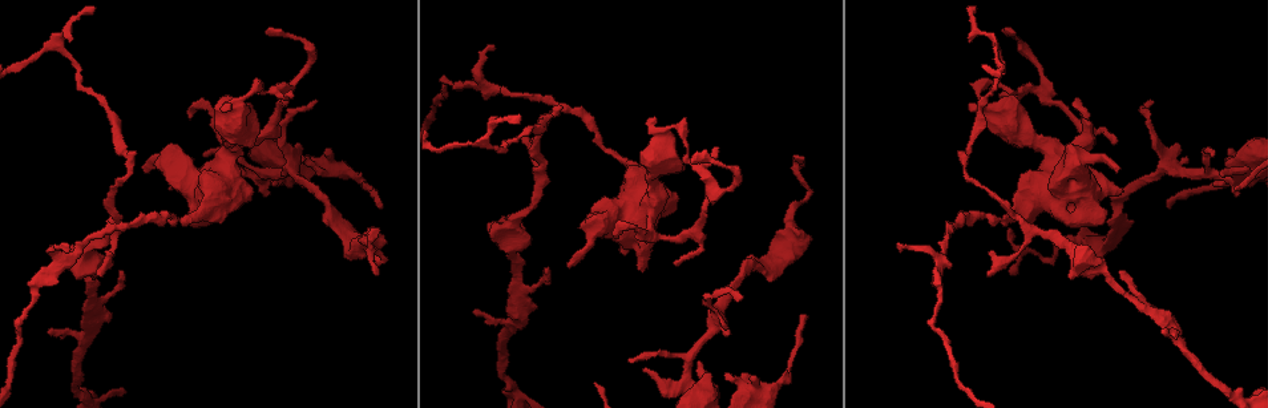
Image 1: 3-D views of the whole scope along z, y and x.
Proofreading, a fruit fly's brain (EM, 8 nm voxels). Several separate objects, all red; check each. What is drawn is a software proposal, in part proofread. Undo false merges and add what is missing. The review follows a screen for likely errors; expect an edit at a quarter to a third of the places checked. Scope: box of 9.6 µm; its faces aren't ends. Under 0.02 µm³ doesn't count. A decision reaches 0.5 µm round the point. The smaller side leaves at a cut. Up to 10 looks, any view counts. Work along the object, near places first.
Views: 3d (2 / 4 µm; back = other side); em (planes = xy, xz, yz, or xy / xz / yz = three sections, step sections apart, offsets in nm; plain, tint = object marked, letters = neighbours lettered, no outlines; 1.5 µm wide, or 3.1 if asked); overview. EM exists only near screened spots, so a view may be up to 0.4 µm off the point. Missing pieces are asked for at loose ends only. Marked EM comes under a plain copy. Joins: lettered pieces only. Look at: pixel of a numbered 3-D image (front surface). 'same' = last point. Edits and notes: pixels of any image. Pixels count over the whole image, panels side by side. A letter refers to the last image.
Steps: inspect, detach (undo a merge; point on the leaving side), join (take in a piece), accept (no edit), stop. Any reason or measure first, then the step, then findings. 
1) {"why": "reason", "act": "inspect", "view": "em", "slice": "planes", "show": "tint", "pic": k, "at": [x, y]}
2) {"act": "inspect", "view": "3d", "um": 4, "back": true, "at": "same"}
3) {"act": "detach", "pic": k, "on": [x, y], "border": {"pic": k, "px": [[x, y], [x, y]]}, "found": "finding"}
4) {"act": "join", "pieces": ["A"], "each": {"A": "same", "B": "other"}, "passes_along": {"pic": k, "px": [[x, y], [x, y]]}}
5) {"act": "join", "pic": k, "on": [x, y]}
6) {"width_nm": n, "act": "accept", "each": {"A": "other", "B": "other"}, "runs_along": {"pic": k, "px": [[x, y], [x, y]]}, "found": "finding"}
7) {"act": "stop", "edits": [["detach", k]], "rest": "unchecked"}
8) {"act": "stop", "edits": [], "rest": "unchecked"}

{"why": "branch stops here", "act": "inspect", "view": "3d", "um": 4, "pic": 1, "at": [96, 274]}

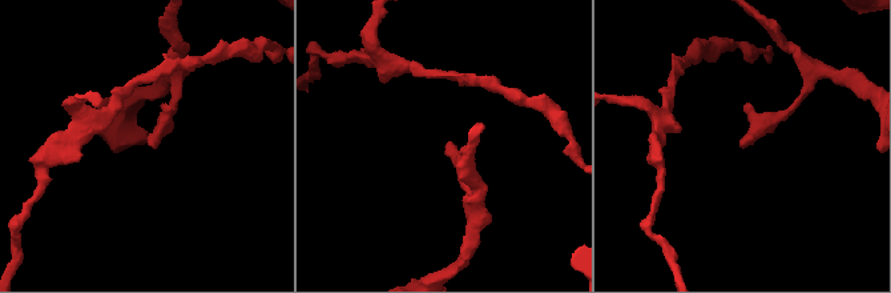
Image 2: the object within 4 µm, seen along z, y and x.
{"why": "now the EM", "act": "inspect", "view": "em", "slice": "planes", "show": "letters", "pic": 2, "at": [742, 147]}

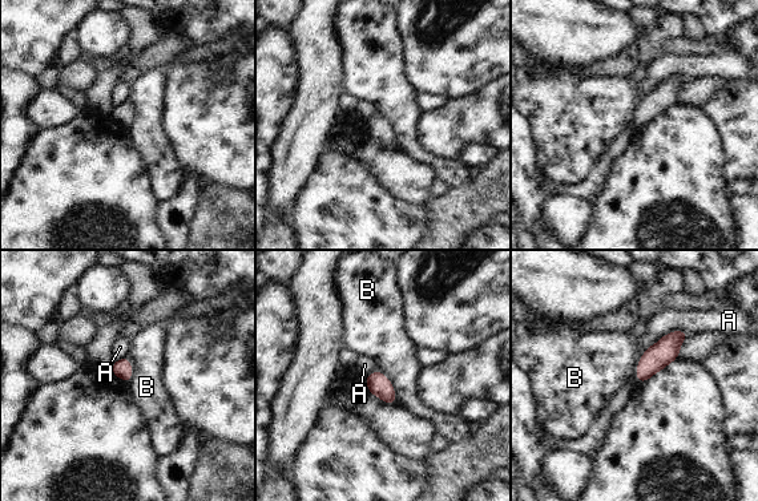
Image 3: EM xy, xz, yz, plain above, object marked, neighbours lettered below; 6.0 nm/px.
{"act": "accept", "each": {"A": "other", "B": "other"}, "border": {"pic": 3, "px": [[645, 351], [637, 364], [638, 383]]}, "found": "no lettered piece goes on from it"}

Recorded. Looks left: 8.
{"why": "thick end", "act": "inspect", "view": "em", "slice": "xy", "step": 8, "show": "tint", "pic": 1, "at": [487, 224]}

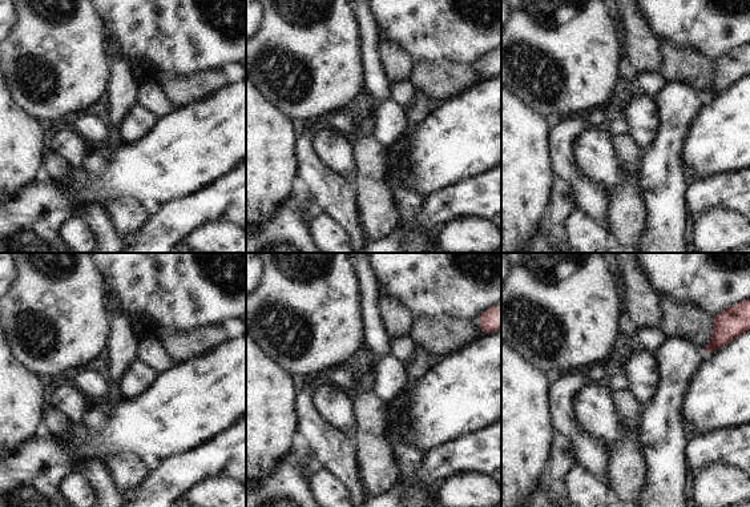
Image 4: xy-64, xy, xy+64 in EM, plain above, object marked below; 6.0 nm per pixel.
{"act": "inspect", "view": "em", "slice": "planes", "show": "letters", "at": "same"}

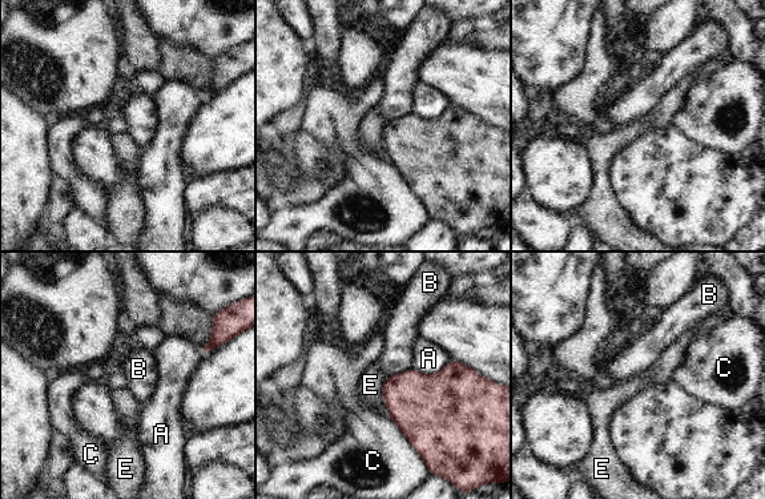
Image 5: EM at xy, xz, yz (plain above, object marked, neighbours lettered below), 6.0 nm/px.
{"act": "accept", "each": {"A": "other", "B": "other", "C": "other", "E": "other"}, "border": {"pic": 5, "px": [[387, 377], [382, 386], [383, 403]]}, "found": "no lettered piece goes on from it"}

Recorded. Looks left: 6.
{"why": "thick end", "act": "inspect", "view": "em", "slice": "planes", "show": "letters", "pic": 1, "at": [1067, 221]}

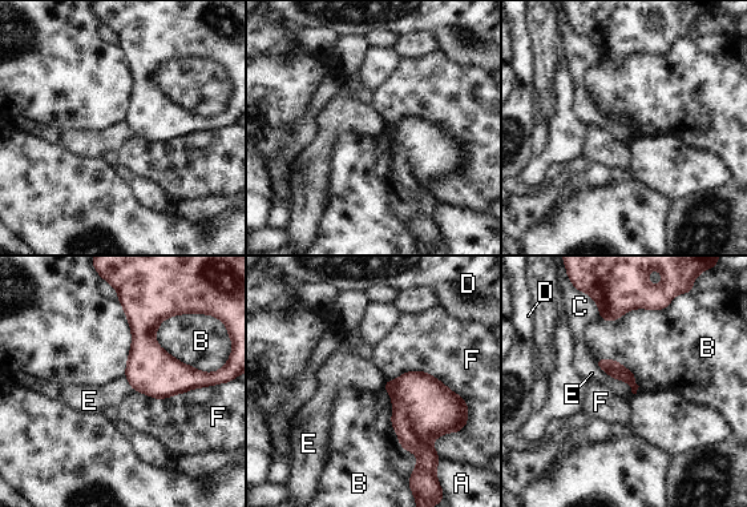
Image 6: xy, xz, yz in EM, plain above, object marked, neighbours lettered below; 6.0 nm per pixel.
{"act": "accept", "each": {"A": "other", "B": "other", "C": "other", "D": "other", "E": "other", "F": "other"}, "border": {"pic": 6, "px": [[386, 379], [441, 458]]}, "found": "none of them fits"}

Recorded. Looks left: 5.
{"why": "an open end", "act": "inspect", "view": "em", "slice": "planes", "show": "letters", "pic": 1, "at": [644, 368]}

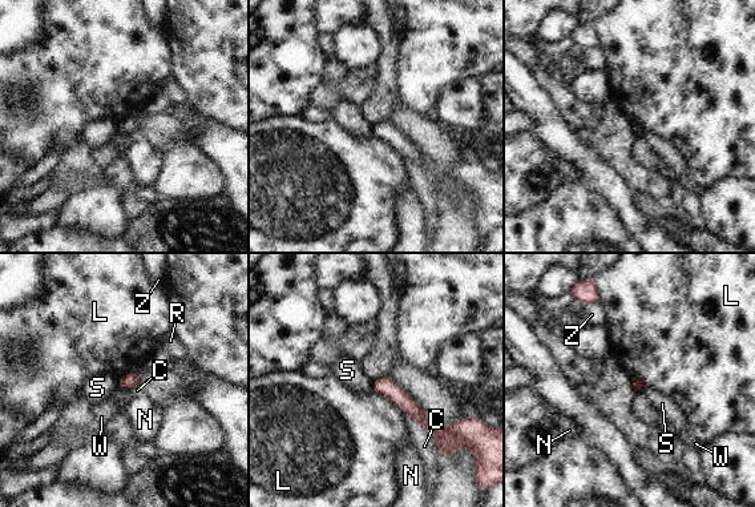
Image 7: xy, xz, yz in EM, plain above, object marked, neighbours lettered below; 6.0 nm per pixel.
{"act": "accept", "each": {"C": "other", "L": "other", "N": "other", "R": "other", "S": "other", "W": "other", "Z": "other"}, "runs_along": {"pic": 7, "px": [[375, 385], [392, 390], [437, 431]]}, "found": "no lettered piece goes on from it"}

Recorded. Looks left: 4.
{"act": "stop", "edits": [], "rest": "unchecked"}

